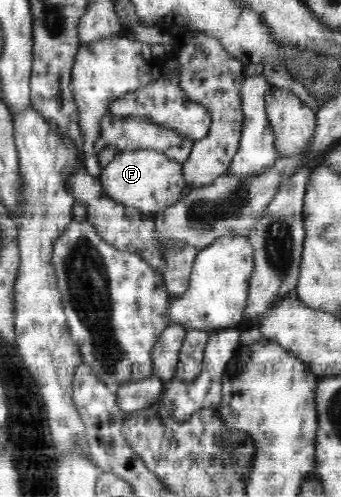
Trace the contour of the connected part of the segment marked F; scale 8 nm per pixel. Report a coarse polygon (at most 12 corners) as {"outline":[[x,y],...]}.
{"outline":[[154,149],[121,151],[98,177],[140,214],[173,205],[184,164]]}

